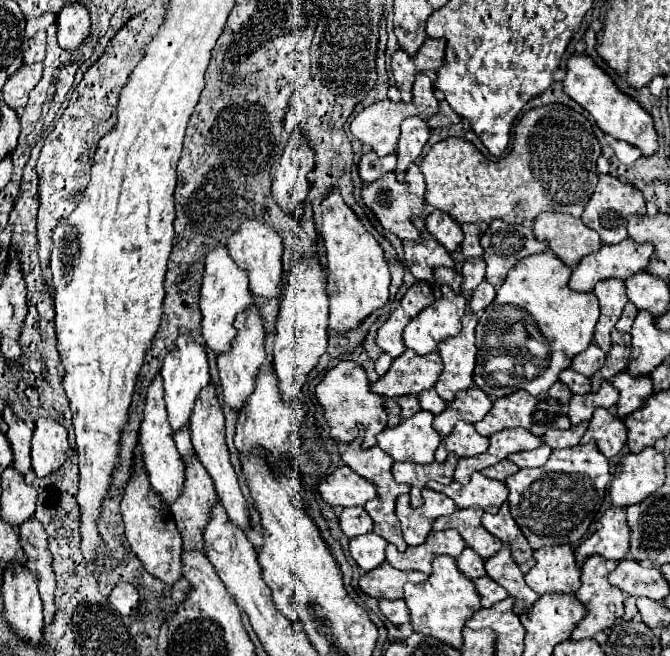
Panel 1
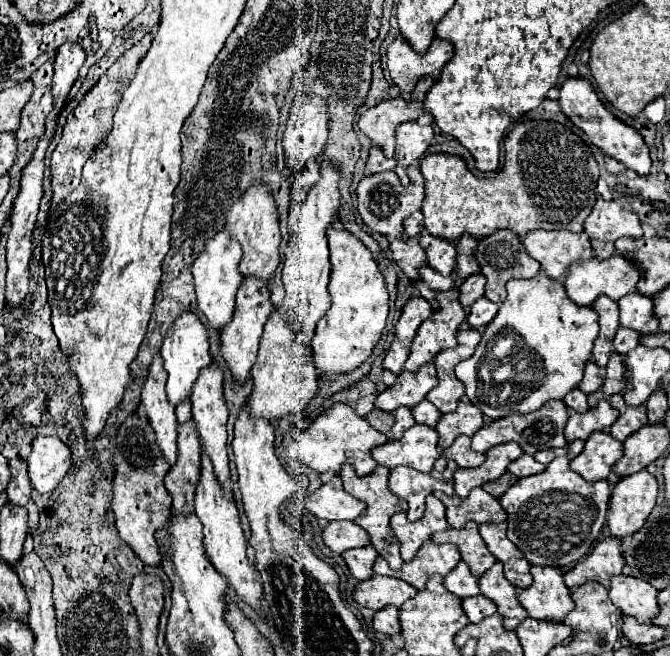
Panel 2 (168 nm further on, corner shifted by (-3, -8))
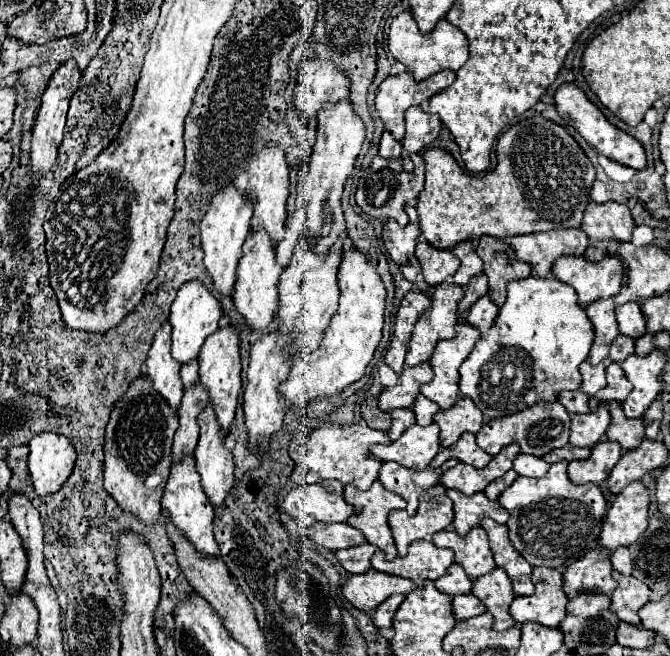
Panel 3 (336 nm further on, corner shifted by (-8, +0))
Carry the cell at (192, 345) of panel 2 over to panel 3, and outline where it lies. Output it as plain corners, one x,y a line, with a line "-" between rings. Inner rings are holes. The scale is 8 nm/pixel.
188,282
178,290
176,300
172,302
170,308
170,324
172,324
172,358
184,366
190,364
194,360
198,360
200,348
206,342
206,338
210,334
214,334
218,330
218,320
222,316
220,304
218,300
208,292
208,288
204,288
200,282

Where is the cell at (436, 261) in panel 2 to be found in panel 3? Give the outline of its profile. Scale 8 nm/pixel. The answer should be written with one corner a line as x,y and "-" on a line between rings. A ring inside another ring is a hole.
424,240
418,242
416,256
422,264
422,274
424,274
424,278
430,286
436,286
436,284
444,282
460,266
460,260
456,256
452,256
452,250
434,248
432,244
428,244

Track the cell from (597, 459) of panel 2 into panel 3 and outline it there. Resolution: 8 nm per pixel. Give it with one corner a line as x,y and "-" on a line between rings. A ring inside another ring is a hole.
602,440
592,448
590,458
572,460
568,464
568,478
574,484
586,484
586,482
604,484
620,456
622,456
620,444
610,442
610,440

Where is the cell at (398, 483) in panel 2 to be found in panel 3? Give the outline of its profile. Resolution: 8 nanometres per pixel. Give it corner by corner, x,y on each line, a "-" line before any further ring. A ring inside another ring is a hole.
384,462
378,474
378,480
382,480
384,488
390,488
390,492
400,494
408,502
406,506
408,514
416,514
420,496
428,488
440,484
440,478
444,472
446,472
446,466
442,468
428,466
424,470
412,470
396,462

